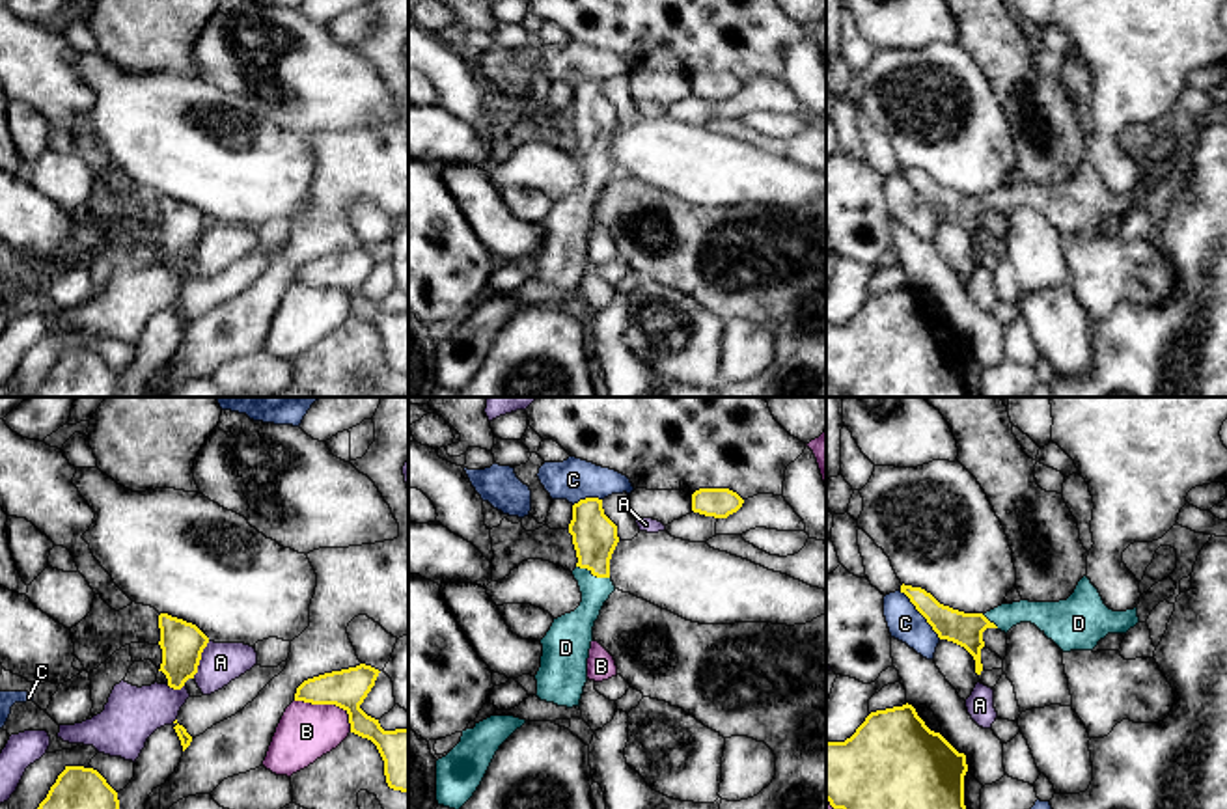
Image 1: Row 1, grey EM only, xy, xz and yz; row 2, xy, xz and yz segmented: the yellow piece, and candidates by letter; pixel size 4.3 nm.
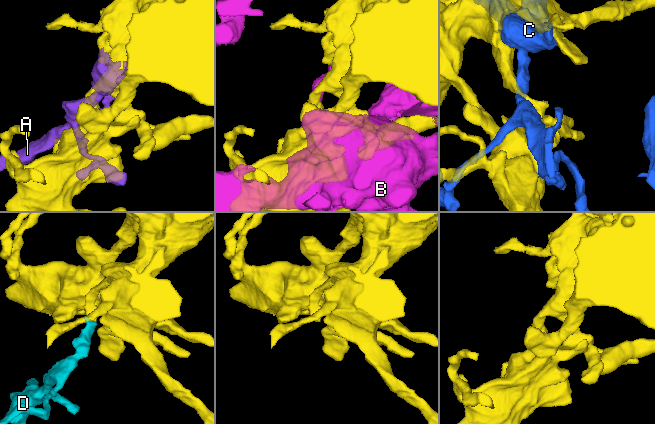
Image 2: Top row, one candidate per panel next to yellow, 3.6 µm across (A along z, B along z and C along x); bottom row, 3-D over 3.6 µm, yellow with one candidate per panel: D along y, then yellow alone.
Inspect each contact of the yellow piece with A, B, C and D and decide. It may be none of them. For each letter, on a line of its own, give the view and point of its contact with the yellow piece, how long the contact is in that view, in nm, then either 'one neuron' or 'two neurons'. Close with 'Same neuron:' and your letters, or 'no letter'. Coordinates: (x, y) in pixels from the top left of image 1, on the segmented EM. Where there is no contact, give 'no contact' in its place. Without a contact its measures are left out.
A: xy (200, 658) | 180 nm | two neurons
B: xy (330, 703) | 280 nm | two neurons
C: yz (920, 612) | 280 nm | two neurons
D: xz (593, 575) | 160 nm | one neuron
Same neuron: D

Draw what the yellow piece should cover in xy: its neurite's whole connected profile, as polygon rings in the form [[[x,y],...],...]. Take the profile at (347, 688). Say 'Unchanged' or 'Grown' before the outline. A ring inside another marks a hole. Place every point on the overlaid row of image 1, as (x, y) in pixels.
Unchanged. [[[360,664],[313,677],[296,688],[295,701],[343,708],[349,714],[351,733],[377,746],[388,787],[408,792],[408,729],[384,731],[379,720],[360,708],[379,673],[379,669]]]

